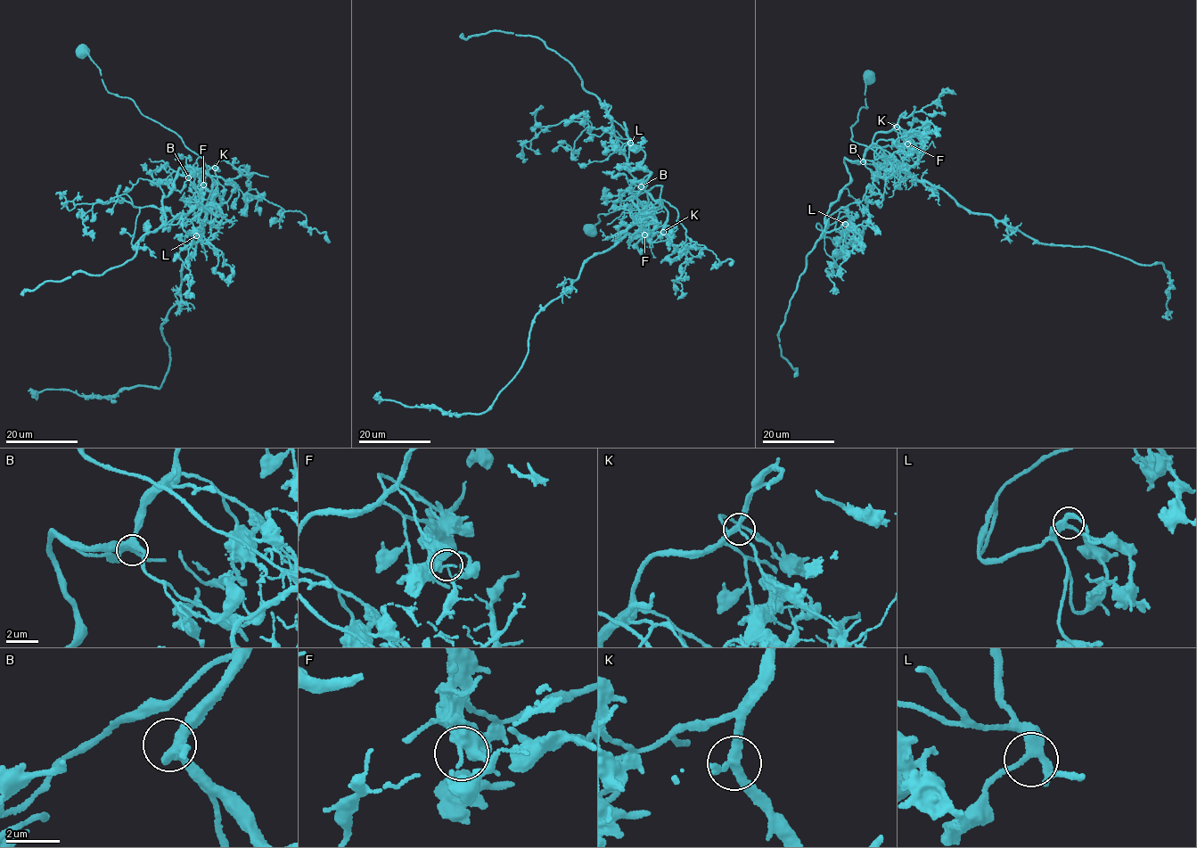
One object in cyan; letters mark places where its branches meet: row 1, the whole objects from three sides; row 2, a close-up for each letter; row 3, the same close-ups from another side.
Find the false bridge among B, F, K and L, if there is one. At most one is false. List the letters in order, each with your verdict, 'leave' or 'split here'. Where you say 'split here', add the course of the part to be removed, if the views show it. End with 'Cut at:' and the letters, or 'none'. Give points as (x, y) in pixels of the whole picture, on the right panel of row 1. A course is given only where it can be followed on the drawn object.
B: leave
F: split here | (907, 144), (904, 167), (967, 210), (1045, 243), (1162, 264), (1171, 283), (1167, 314)
K: leave
L: leave
Cut at: F

